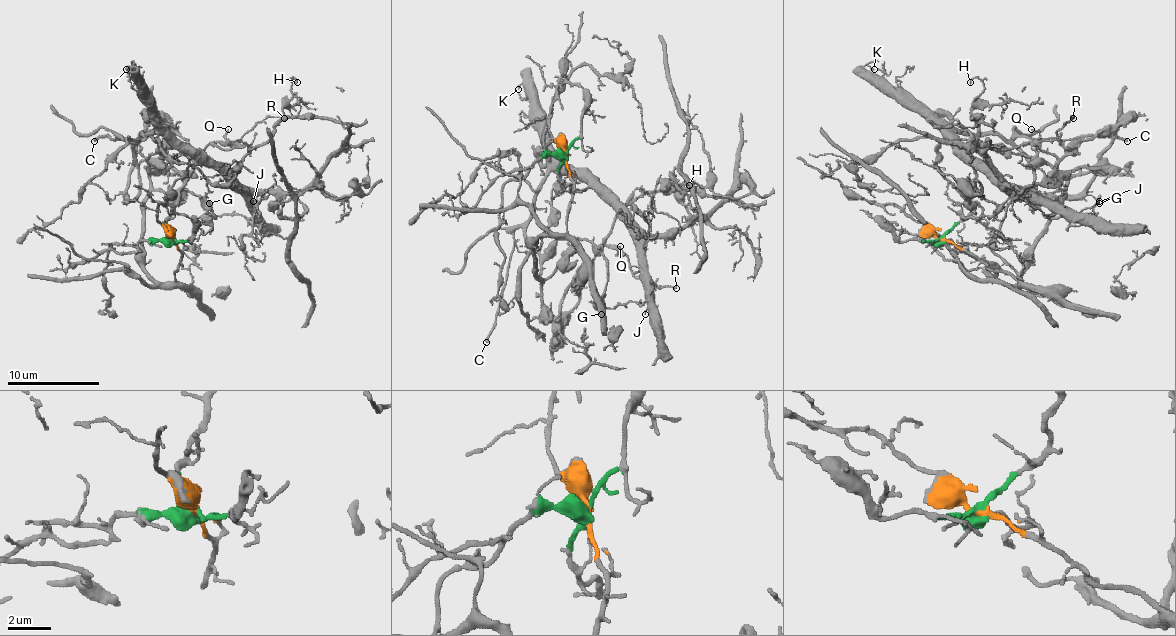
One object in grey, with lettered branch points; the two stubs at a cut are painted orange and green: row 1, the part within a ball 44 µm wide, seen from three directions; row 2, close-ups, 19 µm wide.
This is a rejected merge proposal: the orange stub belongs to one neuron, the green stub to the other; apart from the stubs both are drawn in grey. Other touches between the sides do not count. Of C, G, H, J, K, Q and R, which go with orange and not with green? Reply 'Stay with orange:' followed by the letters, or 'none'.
Stay with orange: G, Q, R

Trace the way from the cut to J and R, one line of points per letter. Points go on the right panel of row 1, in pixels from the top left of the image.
J: (941, 239), (966, 216), (975, 186), (973, 163), (987, 163), (1017, 188), (1079, 214), (1090, 214), (1100, 200)
R: (941, 239), (1019, 283), (1065, 184), (1100, 168), (1056, 170), (1031, 142), (1056, 140), (1072, 117)

